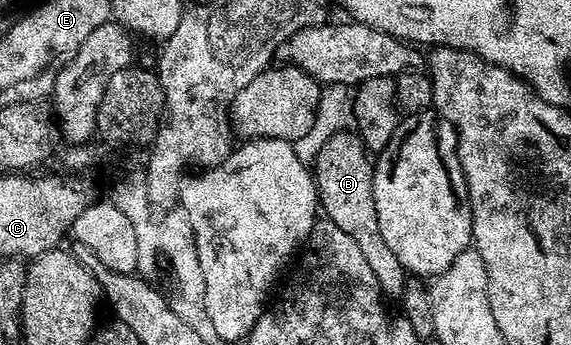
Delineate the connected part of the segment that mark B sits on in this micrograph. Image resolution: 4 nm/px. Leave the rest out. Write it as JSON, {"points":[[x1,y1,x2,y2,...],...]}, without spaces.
{"points":[[356,131,337,132,326,142,315,157,315,179,317,182,317,198,324,215,355,238,359,250,363,250,363,258,367,266,375,274,382,293,386,297,400,297,407,283,405,267,391,254,387,242,383,242,383,234,379,234,379,218,375,215,375,194,373,193,373,165,370,153]]}

